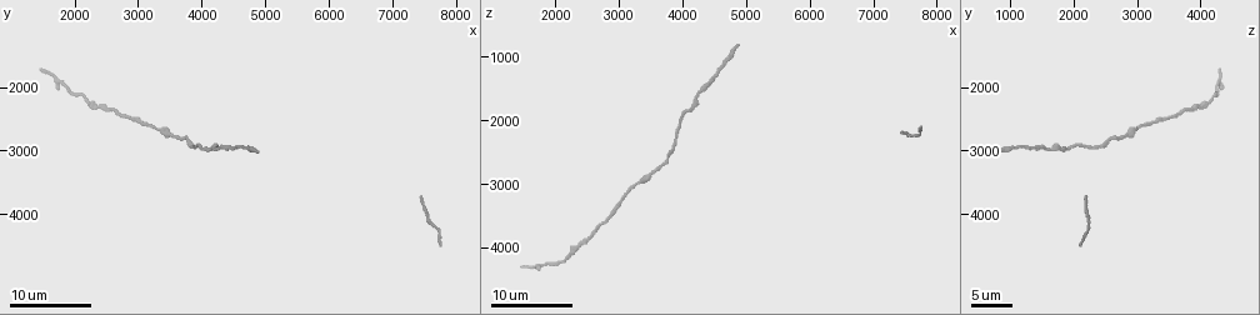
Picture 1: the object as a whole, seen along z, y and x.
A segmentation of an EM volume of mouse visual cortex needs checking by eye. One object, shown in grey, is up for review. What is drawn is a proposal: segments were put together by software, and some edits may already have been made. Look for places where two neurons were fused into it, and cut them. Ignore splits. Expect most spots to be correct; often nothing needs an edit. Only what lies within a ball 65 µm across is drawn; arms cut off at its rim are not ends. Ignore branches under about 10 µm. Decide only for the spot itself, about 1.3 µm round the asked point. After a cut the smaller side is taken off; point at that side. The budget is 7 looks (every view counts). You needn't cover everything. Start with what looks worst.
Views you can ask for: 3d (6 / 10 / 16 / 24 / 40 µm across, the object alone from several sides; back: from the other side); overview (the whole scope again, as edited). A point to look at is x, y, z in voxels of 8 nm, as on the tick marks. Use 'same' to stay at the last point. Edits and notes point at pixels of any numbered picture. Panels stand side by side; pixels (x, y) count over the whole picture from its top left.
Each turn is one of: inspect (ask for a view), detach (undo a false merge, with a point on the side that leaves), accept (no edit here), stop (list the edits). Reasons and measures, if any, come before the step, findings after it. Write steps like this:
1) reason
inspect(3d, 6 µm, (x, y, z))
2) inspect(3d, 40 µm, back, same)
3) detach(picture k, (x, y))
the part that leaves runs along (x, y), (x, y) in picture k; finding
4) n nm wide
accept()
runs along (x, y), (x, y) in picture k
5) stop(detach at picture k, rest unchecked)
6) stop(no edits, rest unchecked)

sudden change in width
inspect(3d, 16 µm, (4100, 3000, 1850))

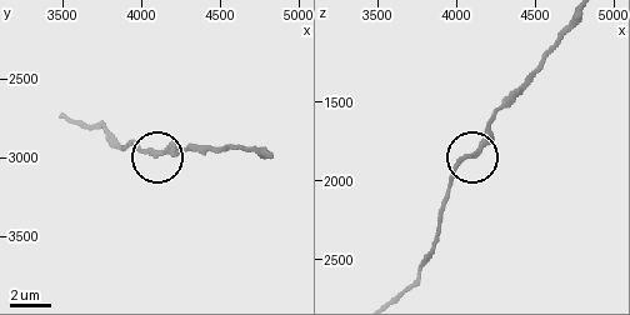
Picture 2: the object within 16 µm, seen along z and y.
inspect(3d, 6 µm, (4080, 2960, 1840))

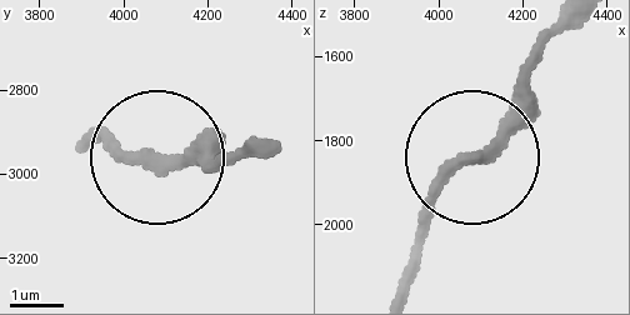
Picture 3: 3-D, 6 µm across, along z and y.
accept()
runs along (258, 151), (195, 165), (79, 139) in picture 3; all the same neuron

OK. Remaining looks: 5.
calibre changes
inspect(3d, 16 µm, (3400, 2700, 2900))

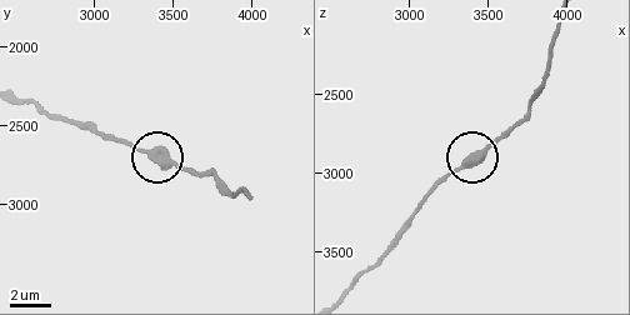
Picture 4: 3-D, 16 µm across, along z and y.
inspect(3d, 10 µm, (3360, 2680, 2920))

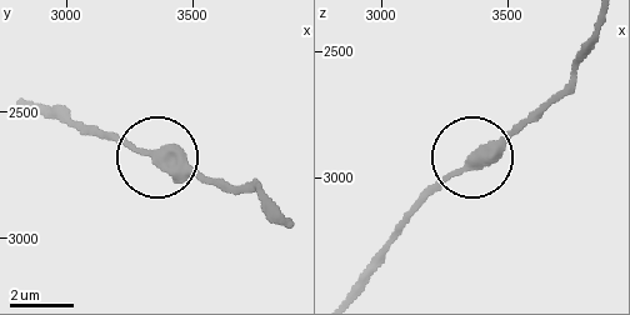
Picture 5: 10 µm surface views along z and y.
accept()
runs along (601, 26), (563, 83), (405, 225) in picture 5; all the same neuron

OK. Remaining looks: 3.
sudden change in width
inspect(3d, 24 µm, (2450, 2300, 3900))

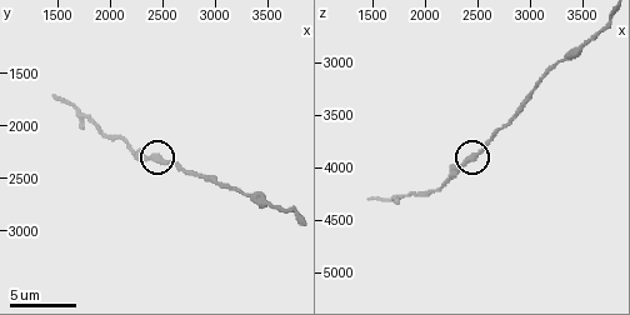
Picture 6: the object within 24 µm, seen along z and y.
inspect(3d, 6 µm, (2460, 2300, 3900))

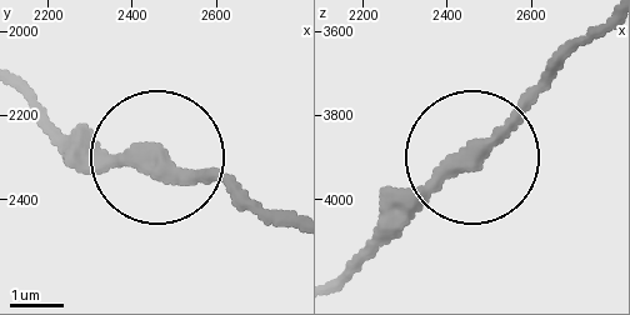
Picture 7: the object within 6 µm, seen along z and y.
accept()
runs along (599, 24), (375, 249) in picture 7; all the same neuron

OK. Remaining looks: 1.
stop(no edits, rest unchecked)

